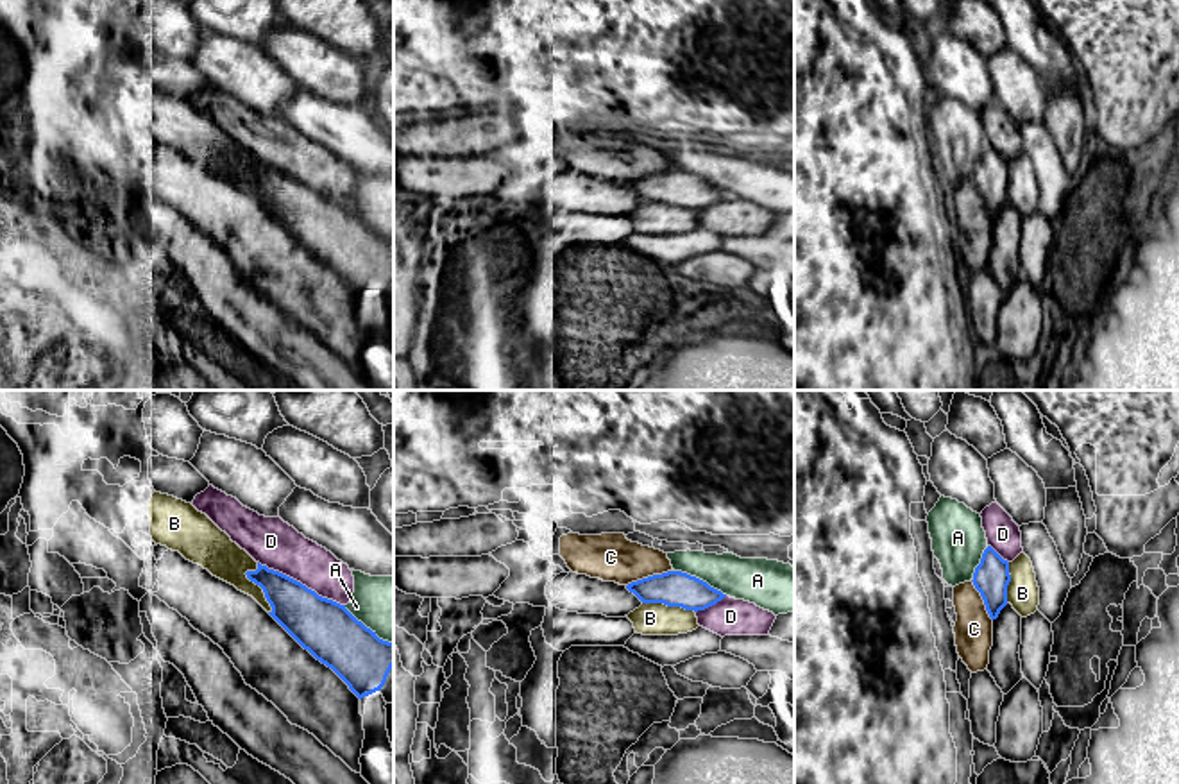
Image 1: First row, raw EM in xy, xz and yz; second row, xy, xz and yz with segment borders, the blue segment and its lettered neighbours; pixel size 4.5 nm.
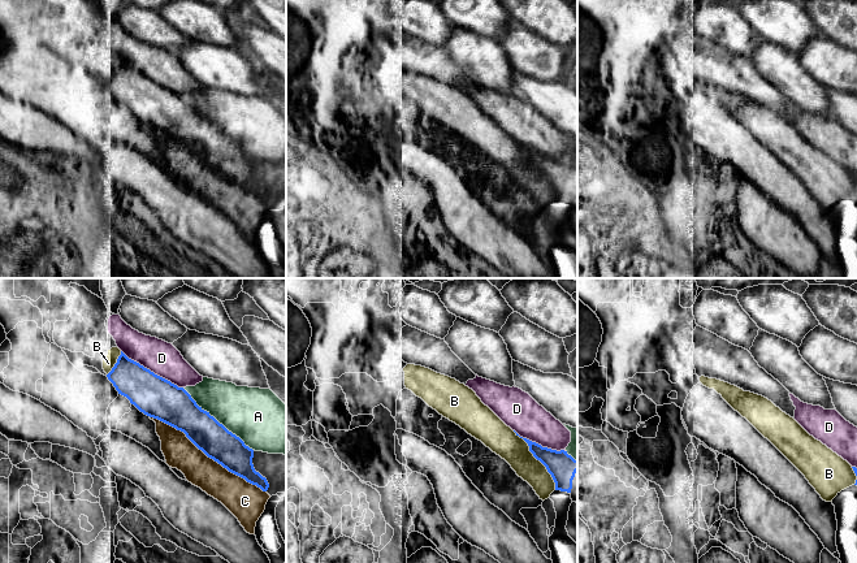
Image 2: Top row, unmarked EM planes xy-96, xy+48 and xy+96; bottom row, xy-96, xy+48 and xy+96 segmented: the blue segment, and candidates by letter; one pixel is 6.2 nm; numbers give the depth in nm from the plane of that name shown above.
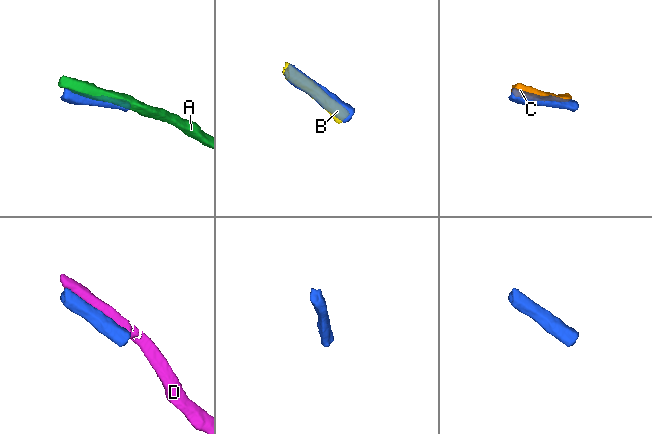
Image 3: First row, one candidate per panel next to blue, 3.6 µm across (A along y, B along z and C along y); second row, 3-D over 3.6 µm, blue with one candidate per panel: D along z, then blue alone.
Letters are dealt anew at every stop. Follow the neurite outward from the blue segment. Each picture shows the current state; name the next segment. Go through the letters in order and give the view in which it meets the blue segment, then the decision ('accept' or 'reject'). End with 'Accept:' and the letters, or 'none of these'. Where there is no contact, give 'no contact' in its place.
A: meets blue in xz; reject
B: meets blue in xy; reject
C: meets blue in xz; reject
D: meets blue in xy; reject
Accept: none of these

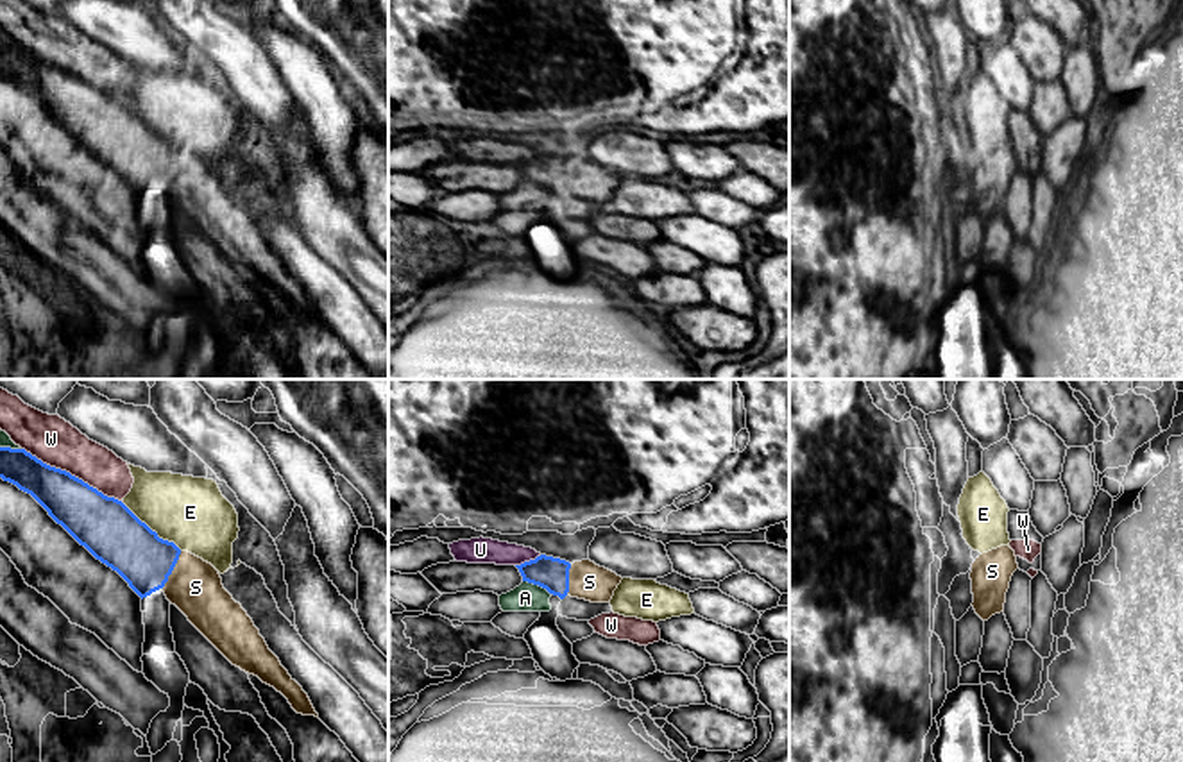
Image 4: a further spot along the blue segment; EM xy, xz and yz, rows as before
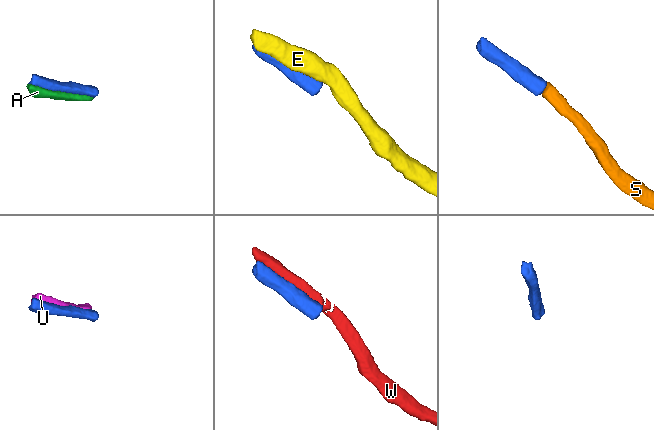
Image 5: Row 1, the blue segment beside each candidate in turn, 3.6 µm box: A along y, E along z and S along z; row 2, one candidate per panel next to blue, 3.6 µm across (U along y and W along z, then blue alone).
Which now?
A: meets blue in xz; reject
E: meets blue in xy; reject
S: meets blue in xy; accept
U: meets blue in xz; reject
W: meets blue in xy; reject
Accept: S

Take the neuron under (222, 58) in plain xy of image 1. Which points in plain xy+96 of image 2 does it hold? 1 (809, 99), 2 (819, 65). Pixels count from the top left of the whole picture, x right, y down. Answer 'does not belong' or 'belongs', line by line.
1: belongs
2: does not belong

